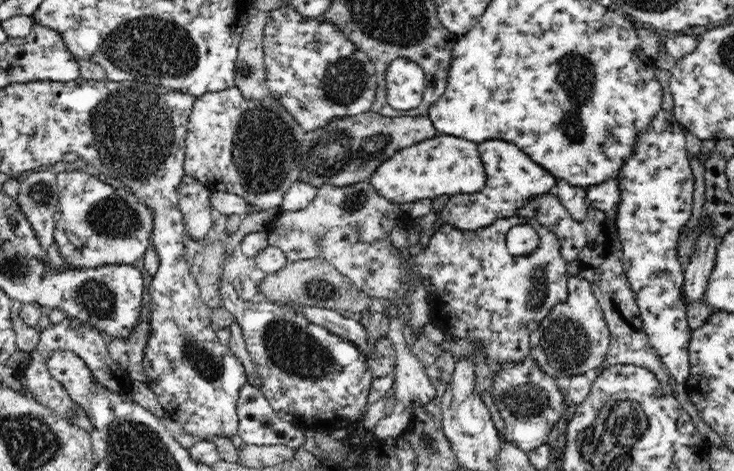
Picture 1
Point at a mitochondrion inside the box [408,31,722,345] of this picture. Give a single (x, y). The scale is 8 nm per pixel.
(576, 73)

